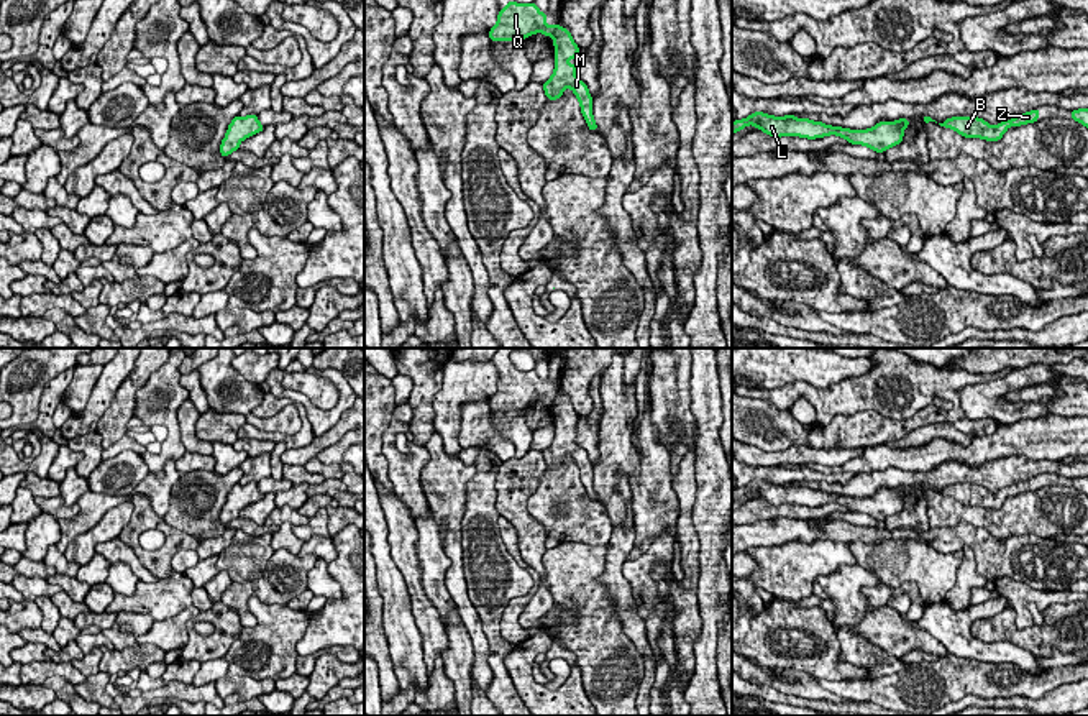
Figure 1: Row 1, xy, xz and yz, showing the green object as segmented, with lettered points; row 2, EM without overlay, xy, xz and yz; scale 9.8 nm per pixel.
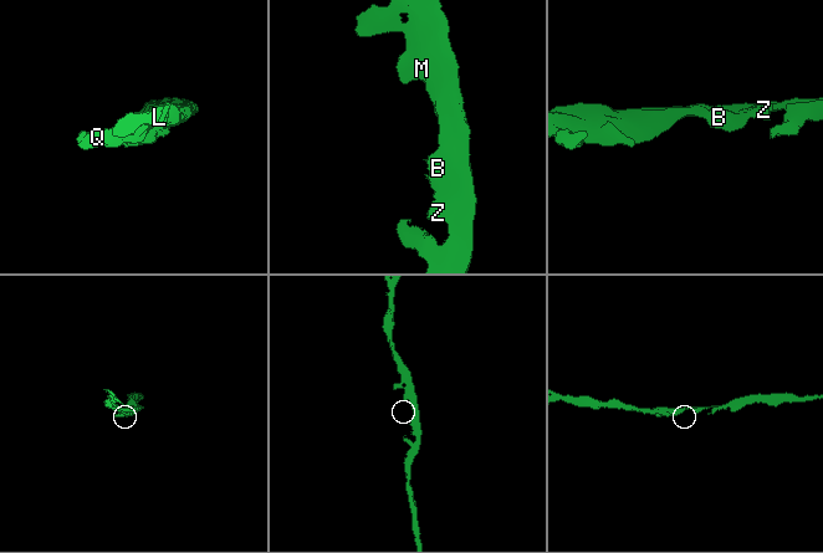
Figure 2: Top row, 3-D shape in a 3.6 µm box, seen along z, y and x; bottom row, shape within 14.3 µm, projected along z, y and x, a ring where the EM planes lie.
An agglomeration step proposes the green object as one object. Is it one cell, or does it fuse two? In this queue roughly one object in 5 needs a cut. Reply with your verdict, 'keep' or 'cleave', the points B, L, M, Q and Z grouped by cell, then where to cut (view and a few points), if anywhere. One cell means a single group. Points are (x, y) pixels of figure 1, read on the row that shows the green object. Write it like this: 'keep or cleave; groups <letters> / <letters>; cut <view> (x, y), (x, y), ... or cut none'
keep; groups B L M Q Z; cut none

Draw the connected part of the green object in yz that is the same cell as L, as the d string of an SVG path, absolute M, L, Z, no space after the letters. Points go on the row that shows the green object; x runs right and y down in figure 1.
M753 112L743 120L735 120L732 123L732 133L738 133L742 128L755 125L757 130L761 130L773 138L799 136L816 140L837 135L845 138L850 145L862 145L876 153L885 153L886 149L903 143L904 128L909 126L909 123L911 120L906 118L899 118L896 122L883 120L868 130L850 130L830 126L822 122L812 122L809 118L796 118L794 113L786 117L773 117L763 112Z

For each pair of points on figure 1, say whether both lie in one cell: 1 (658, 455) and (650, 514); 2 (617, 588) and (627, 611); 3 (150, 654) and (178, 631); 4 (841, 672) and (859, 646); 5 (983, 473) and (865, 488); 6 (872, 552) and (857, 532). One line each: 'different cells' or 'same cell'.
1: same cell
2: same cell
3: different cells
4: different cells
5: same cell
6: different cells

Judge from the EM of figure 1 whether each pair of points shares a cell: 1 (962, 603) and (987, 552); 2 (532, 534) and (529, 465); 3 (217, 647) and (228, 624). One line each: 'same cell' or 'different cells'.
1: different cells
2: same cell
3: same cell

